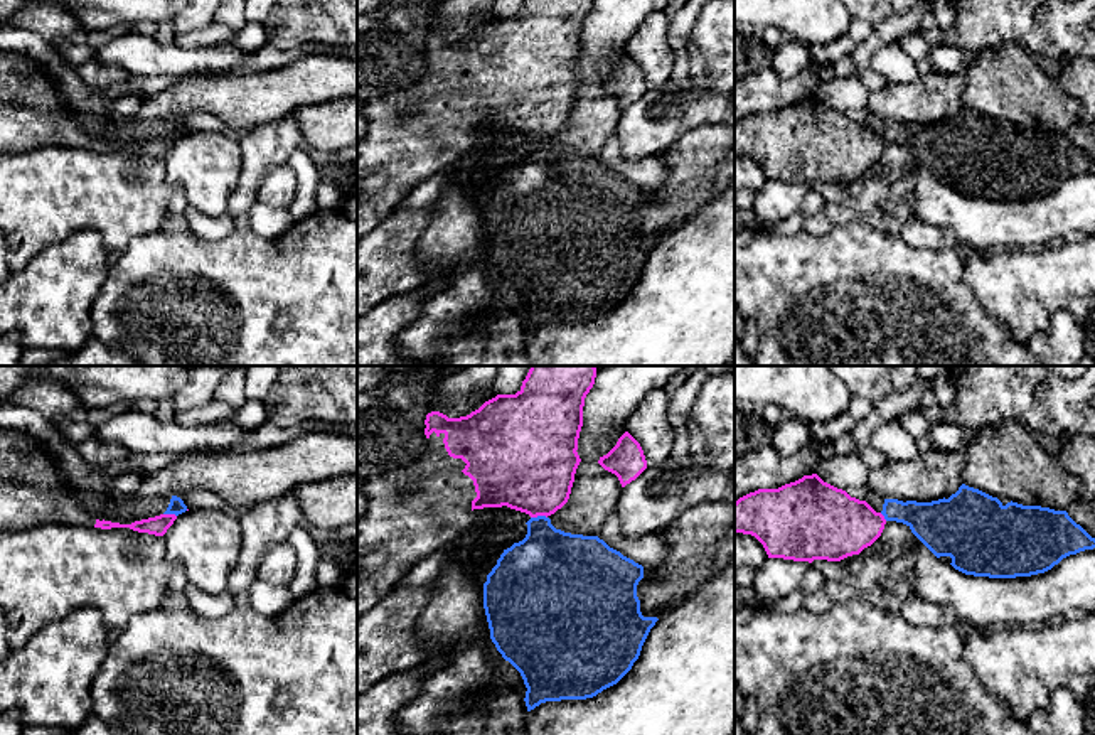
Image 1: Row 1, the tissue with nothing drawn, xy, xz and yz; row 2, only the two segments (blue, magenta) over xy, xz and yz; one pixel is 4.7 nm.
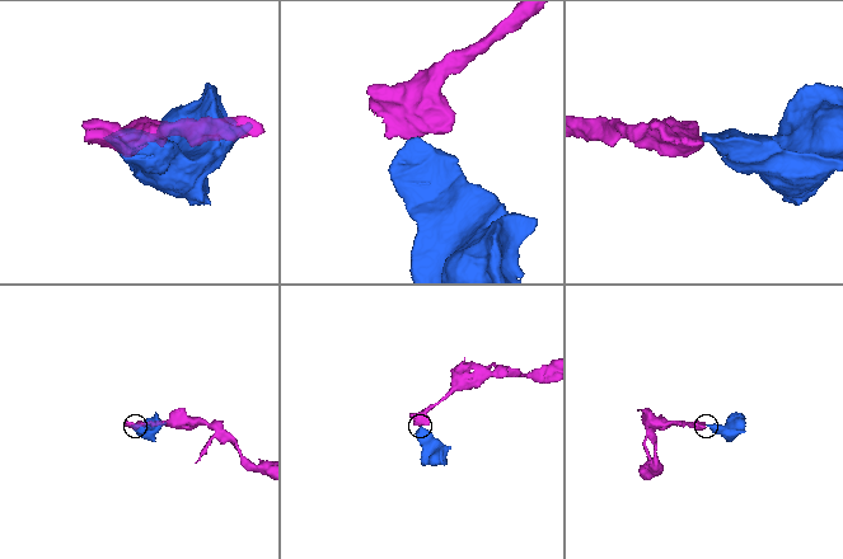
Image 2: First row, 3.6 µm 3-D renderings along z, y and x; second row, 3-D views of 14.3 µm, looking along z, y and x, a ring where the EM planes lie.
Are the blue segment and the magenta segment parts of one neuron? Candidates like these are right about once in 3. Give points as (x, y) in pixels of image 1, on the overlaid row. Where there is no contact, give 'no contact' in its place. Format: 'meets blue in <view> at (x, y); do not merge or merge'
meets blue in xz at (538, 516); do not merge

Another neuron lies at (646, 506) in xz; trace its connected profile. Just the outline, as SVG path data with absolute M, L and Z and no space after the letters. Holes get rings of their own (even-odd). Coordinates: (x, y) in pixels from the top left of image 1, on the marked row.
M692 455L682 469L669 457L627 484L617 506L622 534L642 539L665 529L681 514L684 494L701 467L704 469L701 455Z

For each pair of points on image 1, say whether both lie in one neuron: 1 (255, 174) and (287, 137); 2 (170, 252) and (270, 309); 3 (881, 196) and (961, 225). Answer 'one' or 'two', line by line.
1: one
2: one
3: two

